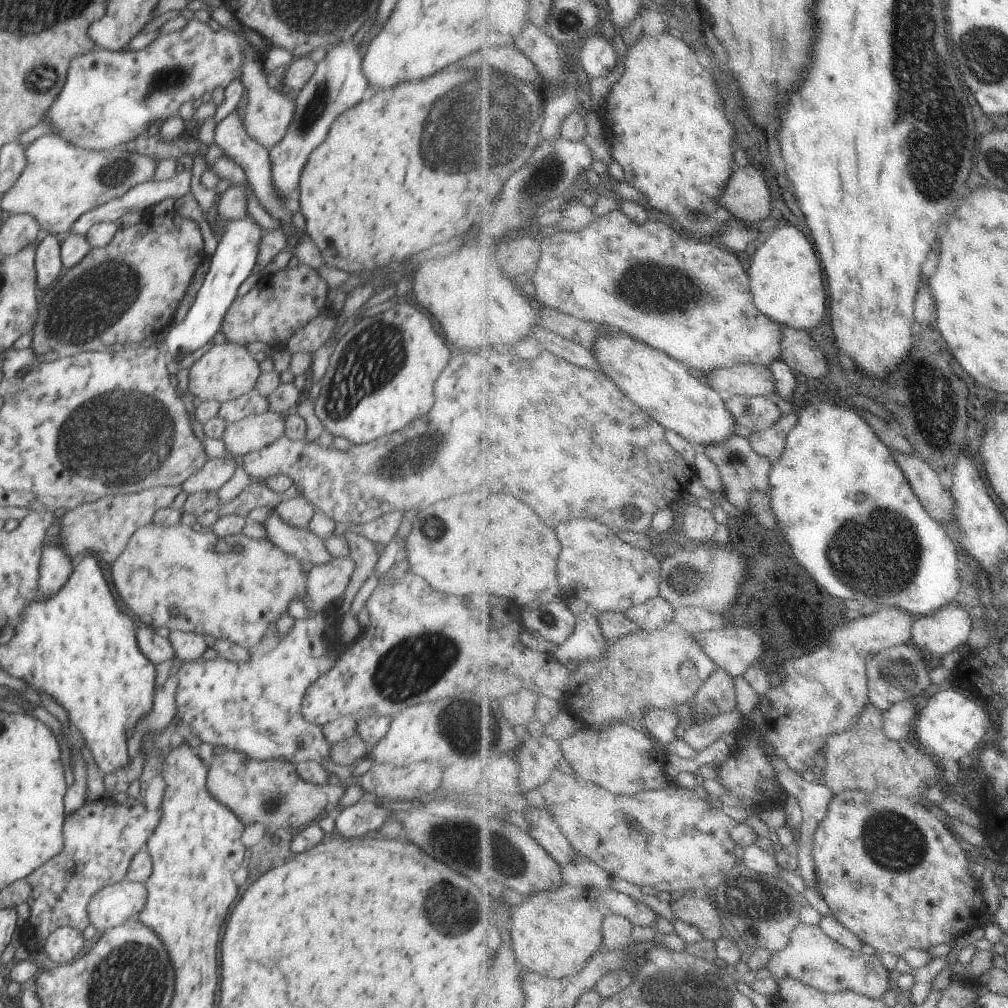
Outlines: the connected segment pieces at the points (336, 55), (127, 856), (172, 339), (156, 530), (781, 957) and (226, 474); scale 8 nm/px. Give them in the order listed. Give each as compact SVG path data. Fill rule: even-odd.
M352 39L345 43L340 41L326 48L326 55L316 63L310 80L305 82L302 90L294 94L295 111L292 122L284 136L269 150L271 162L271 179L275 195L282 200L288 192L298 190L300 177L312 151L326 140L330 125L346 112L356 106L366 92L366 77L360 72L364 48L354 44Z
M125 796L125 799L120 803L113 803L112 801L102 798L99 801L86 802L81 808L66 816L63 824L64 846L60 854L57 854L52 859L52 874L44 874L40 876L42 882L38 882L38 870L42 870L44 865L37 868L36 884L27 882L31 886L31 893L25 900L32 912L32 906L40 908L40 912L46 906L48 900L48 908L52 904L52 920L46 918L42 914L42 930L52 930L54 932L60 927L72 927L81 933L91 923L87 915L87 908L90 899L99 891L107 886L121 883L126 880L127 872L132 862L133 856L144 846L146 840L152 836L152 832L156 830L158 823L162 818L161 809L149 810L140 800L140 798Z
M250 216L225 222L226 231L218 243L216 252L212 255L210 268L196 294L196 299L181 322L166 332L163 344L167 354L174 359L180 359L187 354L200 350L212 341L222 326L224 314L236 298L238 287L254 270L256 256L264 234L261 226Z
M156 524L144 525L144 528L139 528L128 541L126 548L118 555L116 560L113 560L111 564L110 576L112 576L112 582L116 587L116 592L122 598L122 602L130 608L130 612L134 612L142 622L147 625L156 628L162 632L169 631L171 629L176 629L180 631L193 632L202 636L212 636L212 638L224 639L232 641L236 645L244 646L244 648L258 648L260 652L260 639L264 634L270 636L270 634L275 631L277 620L279 614L284 614L288 612L288 606L294 599L304 600L306 595L306 583L307 583L307 573L302 571L301 564L295 556L290 556L285 553L282 549L279 549L276 545L271 543L268 538L264 539L251 539L246 537L242 532L237 535L229 535L224 537L224 544L226 546L218 546L218 550L226 550L225 554L220 554L216 552L216 544L218 544L218 538L216 537L216 542L210 542L206 538L200 538L200 544L196 542L196 530L190 530L186 526L176 525L173 527L164 527ZM171 608L178 610L178 616L172 616L169 614Z
M802 920L796 927L790 944L772 955L768 968L778 980L788 977L800 979L814 988L832 994L854 991L882 999L891 990L892 973L879 954L868 955L852 950L828 936L820 925L809 925Z
M228 452L216 459L208 458L198 472L180 485L181 490L188 495L198 492L217 492L232 478L236 467L235 457Z

